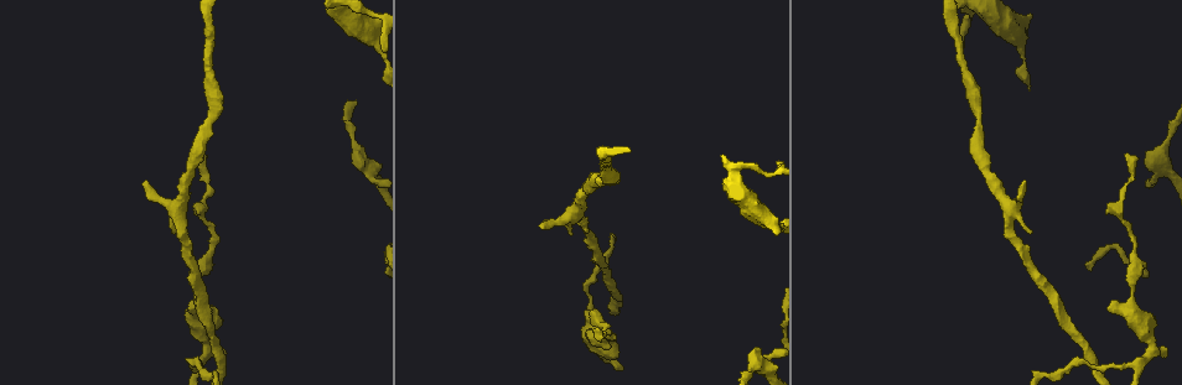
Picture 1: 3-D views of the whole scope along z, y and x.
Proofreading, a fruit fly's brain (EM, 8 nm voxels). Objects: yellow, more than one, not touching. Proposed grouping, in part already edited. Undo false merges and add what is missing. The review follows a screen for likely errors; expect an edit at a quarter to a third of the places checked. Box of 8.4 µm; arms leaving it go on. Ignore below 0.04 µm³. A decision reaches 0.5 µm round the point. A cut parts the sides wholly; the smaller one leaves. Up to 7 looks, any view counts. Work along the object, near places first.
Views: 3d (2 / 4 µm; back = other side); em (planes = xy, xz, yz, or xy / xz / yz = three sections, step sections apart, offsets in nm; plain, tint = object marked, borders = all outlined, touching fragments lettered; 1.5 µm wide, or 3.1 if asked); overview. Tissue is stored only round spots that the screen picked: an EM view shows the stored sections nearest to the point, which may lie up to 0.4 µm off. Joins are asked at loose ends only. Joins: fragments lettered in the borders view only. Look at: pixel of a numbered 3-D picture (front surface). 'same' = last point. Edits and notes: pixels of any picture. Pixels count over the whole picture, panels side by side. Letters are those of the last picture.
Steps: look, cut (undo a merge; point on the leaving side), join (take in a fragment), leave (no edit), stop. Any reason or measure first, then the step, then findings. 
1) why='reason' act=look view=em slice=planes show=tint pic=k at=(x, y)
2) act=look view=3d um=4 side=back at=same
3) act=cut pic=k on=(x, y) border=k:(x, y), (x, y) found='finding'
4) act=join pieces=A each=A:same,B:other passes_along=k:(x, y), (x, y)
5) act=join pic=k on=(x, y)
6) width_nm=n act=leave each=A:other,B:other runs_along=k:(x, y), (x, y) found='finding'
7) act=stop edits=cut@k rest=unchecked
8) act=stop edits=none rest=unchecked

why='narrows sharply' act=look view=em slice=xz step=8 show=tint pic=1 at=(980, 121)

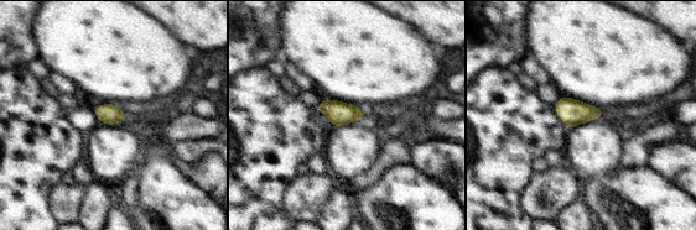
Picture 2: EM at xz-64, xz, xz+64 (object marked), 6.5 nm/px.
act=look view=em slice=planes show=borders at=same

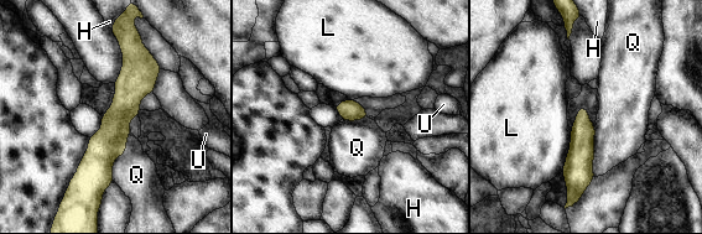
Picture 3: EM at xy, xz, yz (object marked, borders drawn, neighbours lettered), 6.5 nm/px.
act=leave each=H:other,L:other,Q:other,U:other found='one cell here'

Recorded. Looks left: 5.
why='tapers out' act=look view=3d um=4 pic=1 at=(596, 327)

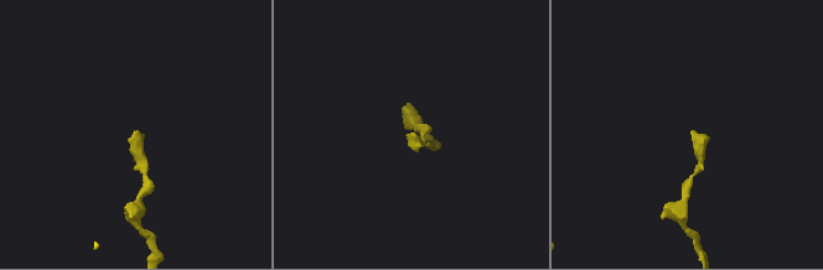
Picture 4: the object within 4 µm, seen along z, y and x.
why='shape alone is not enough' act=look view=em slice=planes show=tint pic=4 at=(692, 131)

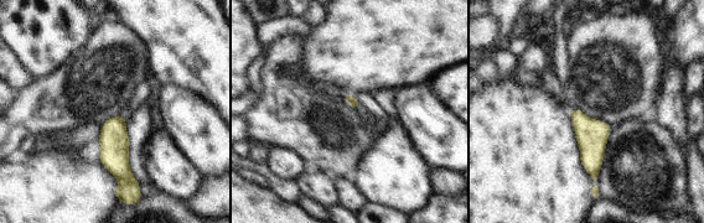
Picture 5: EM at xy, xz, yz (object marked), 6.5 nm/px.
act=look view=em slice=planes show=borders at=same

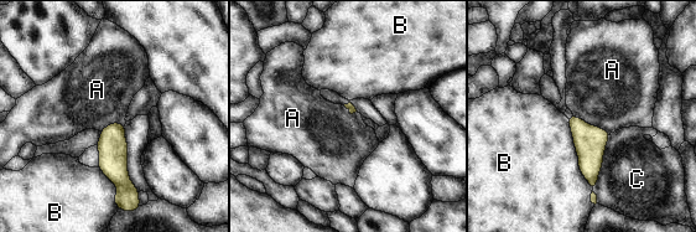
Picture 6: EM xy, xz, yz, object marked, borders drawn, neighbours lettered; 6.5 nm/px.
act=leave each=A:other,B:other,C:other border=6:(574, 114), (609, 134) found='none of them fits'

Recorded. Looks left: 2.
act=stop edits=none rest=unchecked

